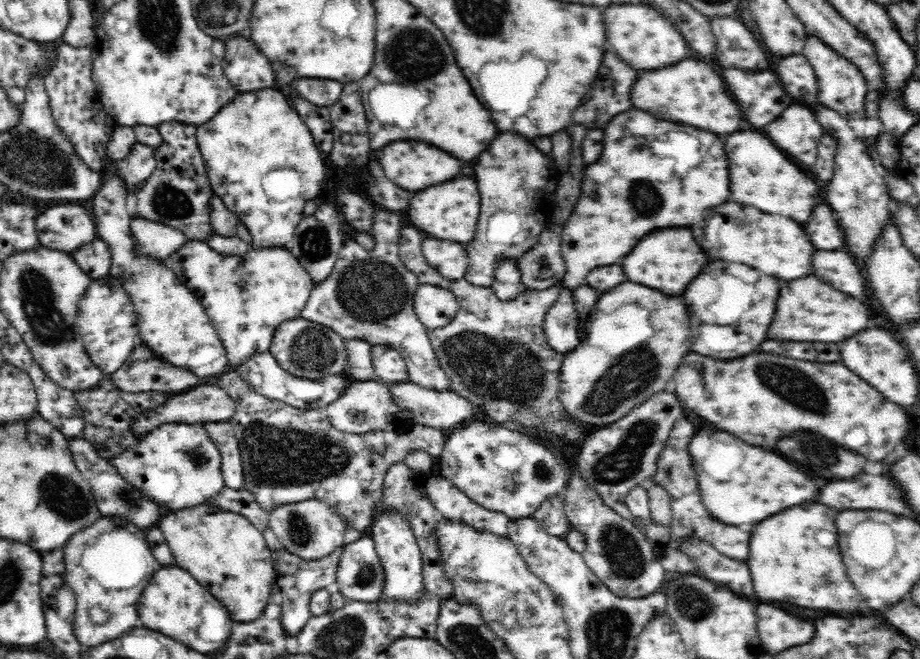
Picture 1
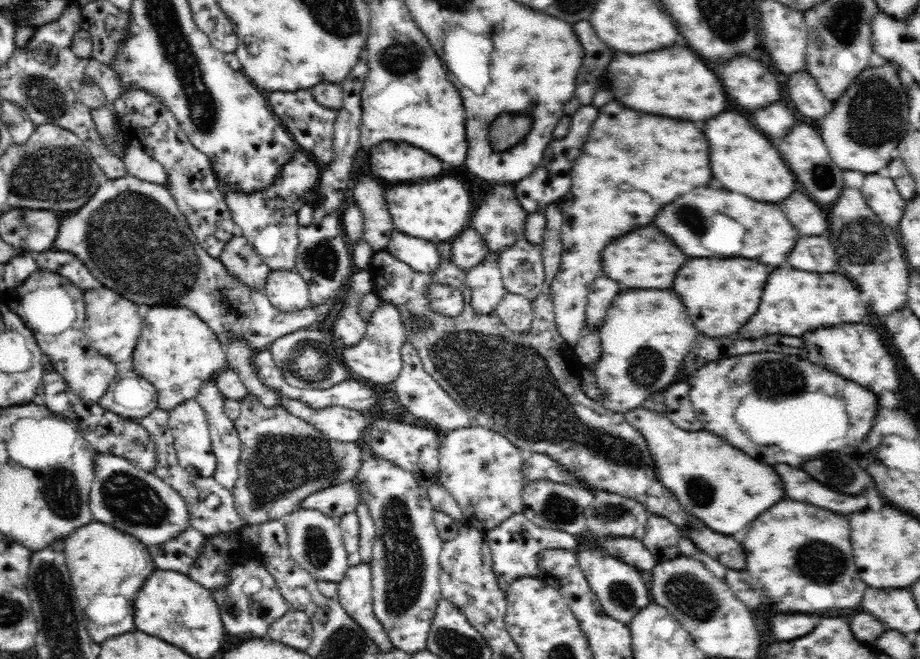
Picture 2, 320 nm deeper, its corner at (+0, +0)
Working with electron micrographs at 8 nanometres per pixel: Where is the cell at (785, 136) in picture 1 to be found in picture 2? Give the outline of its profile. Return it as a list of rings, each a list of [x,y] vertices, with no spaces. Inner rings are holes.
[[[796,124],[786,136],[786,140],[782,140],[778,144],[778,150],[780,150],[782,158],[788,162],[788,168],[794,172],[796,180],[810,194],[814,194],[814,196],[810,196],[812,200],[816,200],[820,204],[830,204],[836,200],[837,196],[840,196],[845,188],[845,182],[842,178],[844,170],[834,164],[822,137],[814,128],[810,128],[806,124]]]

